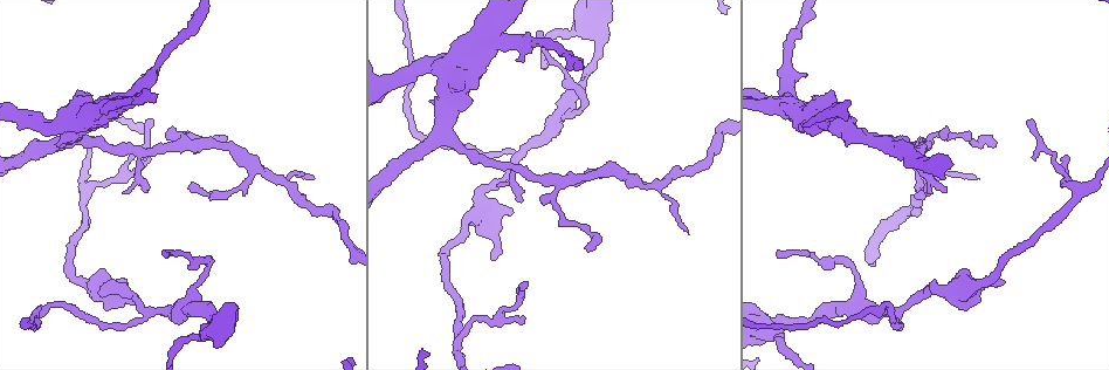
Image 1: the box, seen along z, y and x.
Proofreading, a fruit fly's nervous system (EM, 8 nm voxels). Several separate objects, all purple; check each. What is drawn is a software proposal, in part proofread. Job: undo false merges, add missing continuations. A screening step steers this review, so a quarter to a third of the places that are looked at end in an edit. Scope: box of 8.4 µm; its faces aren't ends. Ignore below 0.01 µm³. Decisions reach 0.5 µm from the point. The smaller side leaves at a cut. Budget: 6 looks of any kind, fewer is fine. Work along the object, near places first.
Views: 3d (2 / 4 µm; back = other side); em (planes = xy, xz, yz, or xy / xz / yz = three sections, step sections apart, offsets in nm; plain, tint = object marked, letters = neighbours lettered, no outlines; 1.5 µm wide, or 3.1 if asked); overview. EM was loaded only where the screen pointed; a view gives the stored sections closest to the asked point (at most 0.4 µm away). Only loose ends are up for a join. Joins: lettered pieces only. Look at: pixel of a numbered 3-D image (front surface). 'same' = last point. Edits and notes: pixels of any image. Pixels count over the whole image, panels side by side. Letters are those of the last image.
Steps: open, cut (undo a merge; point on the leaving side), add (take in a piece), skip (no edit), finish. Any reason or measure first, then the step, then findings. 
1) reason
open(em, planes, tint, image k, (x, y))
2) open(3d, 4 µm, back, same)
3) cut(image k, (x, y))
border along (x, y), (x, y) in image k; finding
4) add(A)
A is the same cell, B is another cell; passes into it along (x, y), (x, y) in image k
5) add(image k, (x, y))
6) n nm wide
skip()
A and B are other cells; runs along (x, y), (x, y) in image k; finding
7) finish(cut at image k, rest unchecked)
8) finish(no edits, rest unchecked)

an open end
open(em, xy, step 8, plain, image 1, (510, 212))

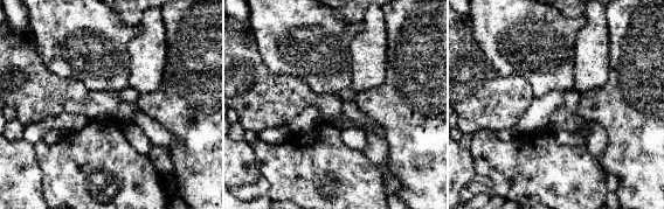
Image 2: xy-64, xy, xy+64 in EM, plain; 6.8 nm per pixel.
what lies round it
open(em, xy, step 8, letters, same)

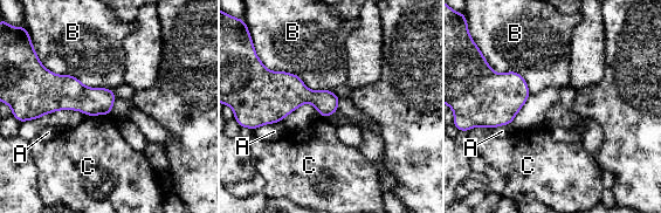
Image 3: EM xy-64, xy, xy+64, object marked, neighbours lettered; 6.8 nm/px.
skip()
A, B and C are other cells; none of them fits

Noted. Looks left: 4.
arms part here
open(em, yz, step 8, tint, image 1, (136, 153))

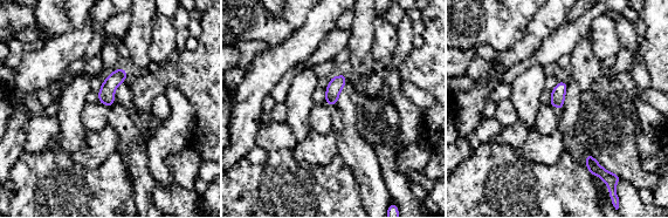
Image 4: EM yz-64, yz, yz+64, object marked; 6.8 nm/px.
open(em, planes, letters, same)

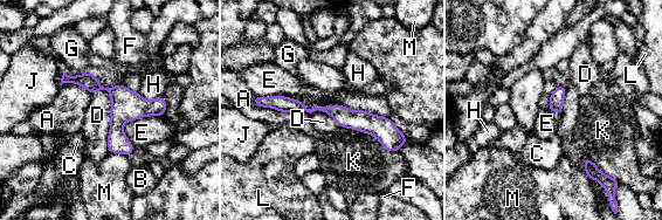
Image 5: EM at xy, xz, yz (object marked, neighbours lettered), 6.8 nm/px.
100 nm wide
skip()
A, B, C, D, E, F, G, H, J, K, L and M are other cells; border along (254, 94), (342, 105) in image 5; continuous, no second neuron

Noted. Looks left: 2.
sharp bend
open(3d, 4 µm, image 1, (586, 104))

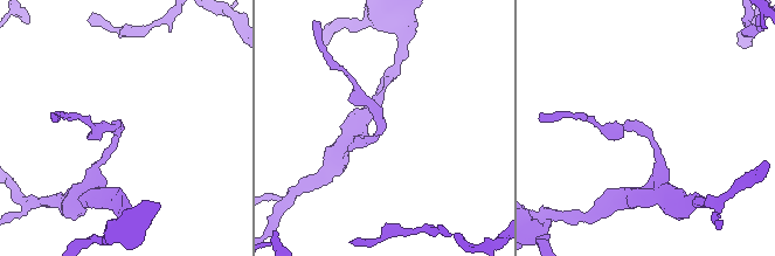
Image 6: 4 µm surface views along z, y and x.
need the tissue
open(em, planes, letters, image 6, (380, 123))

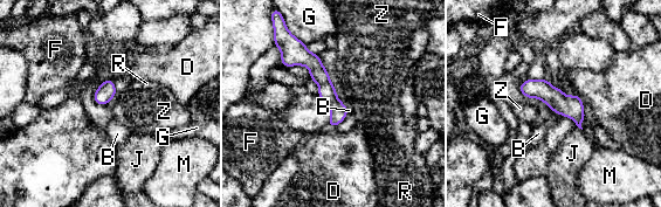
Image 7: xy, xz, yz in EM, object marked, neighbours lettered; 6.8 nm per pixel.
F touches over 160 nm
skip()
B, D, F, G, J, M, R and Z are other cells; continuous, no second neuron

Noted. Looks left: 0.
finish(no edits, rest unchecked)

